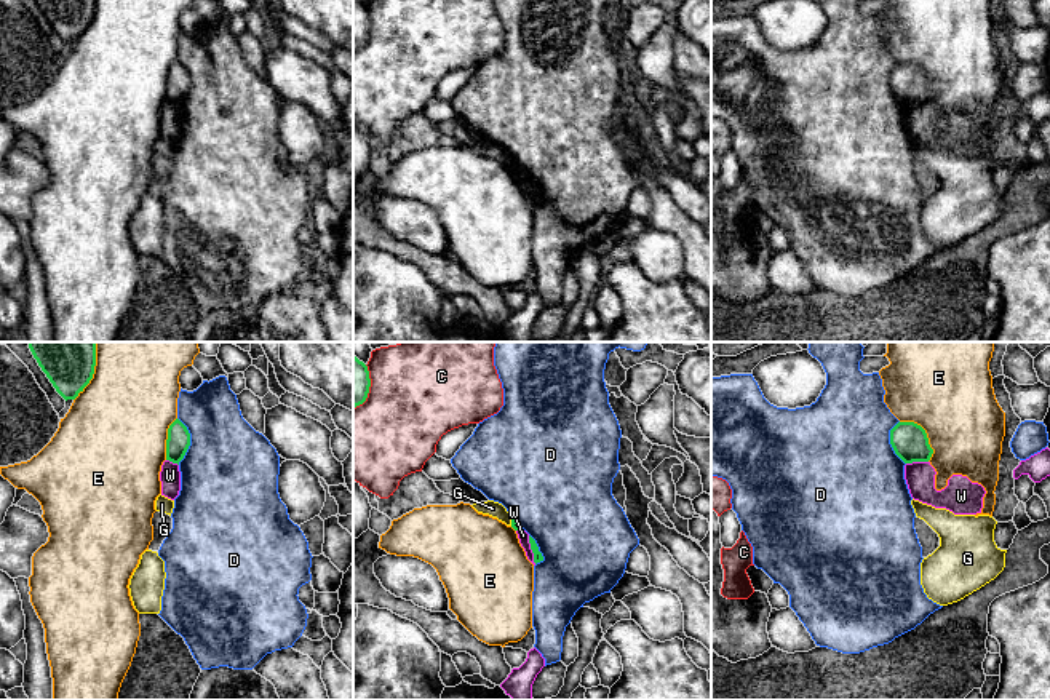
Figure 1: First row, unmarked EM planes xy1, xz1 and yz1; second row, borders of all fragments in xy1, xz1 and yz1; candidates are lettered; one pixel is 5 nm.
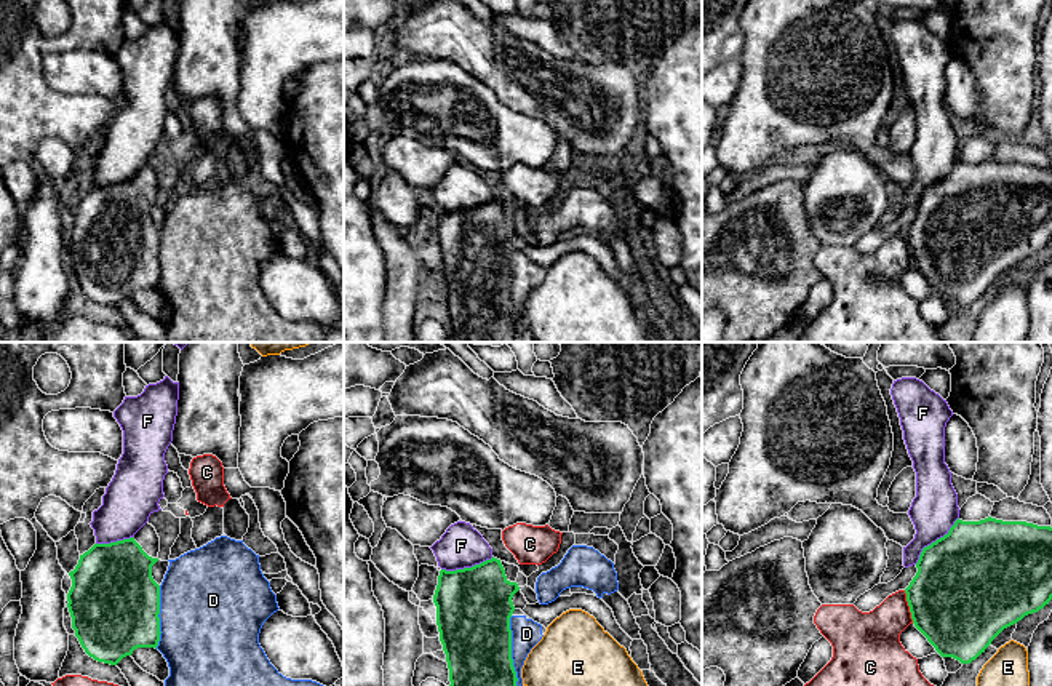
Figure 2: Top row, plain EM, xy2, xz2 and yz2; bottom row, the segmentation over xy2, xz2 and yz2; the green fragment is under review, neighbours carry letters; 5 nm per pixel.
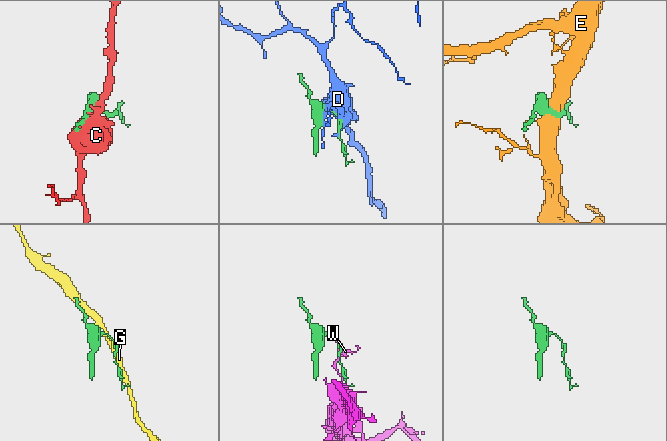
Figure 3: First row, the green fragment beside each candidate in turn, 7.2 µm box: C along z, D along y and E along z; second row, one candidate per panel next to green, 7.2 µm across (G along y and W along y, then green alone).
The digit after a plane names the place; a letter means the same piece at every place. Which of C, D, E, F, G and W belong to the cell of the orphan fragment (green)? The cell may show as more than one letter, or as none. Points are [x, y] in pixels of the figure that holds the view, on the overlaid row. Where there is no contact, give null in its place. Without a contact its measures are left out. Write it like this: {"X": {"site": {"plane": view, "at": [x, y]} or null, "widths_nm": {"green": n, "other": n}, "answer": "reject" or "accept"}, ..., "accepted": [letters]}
{"C": {"site": {"plane": "yz2", "at": [908, 605]}, "widths_nm": {"green": 500, "other": 280}, "answer": "reject"}, "D": {"site": {"plane": "xz2", "at": [510, 651]}, "widths_nm": {"green": 360, "other": 150}, "answer": "reject"}, "E": {"site": {"plane": "xy1", "at": [93, 371]}, "widths_nm": {"green": 320, "other": 460}, "answer": "reject"}, "F": {"site": {"plane": "yz2", "at": [936, 541]}, "widths_nm": {"green": 500, "other": 240}, "answer": "reject"}, "G": {"site": {"plane": "xz1", "at": [512, 521]}, "widths_nm": {"green": 50, "other": 80}, "answer": "reject"}, "W": {"site": {"plane": "xz1", "at": [531, 548]}, "widths_nm": {"green": 50, "other": 60}, "answer": "reject"}, "accepted": []}

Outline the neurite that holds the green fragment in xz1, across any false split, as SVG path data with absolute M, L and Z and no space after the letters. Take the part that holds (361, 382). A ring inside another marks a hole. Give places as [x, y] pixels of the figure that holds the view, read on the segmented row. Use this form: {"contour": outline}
{"contour": "M353 355L353 408L363 404L371 387L368 366Z"}

